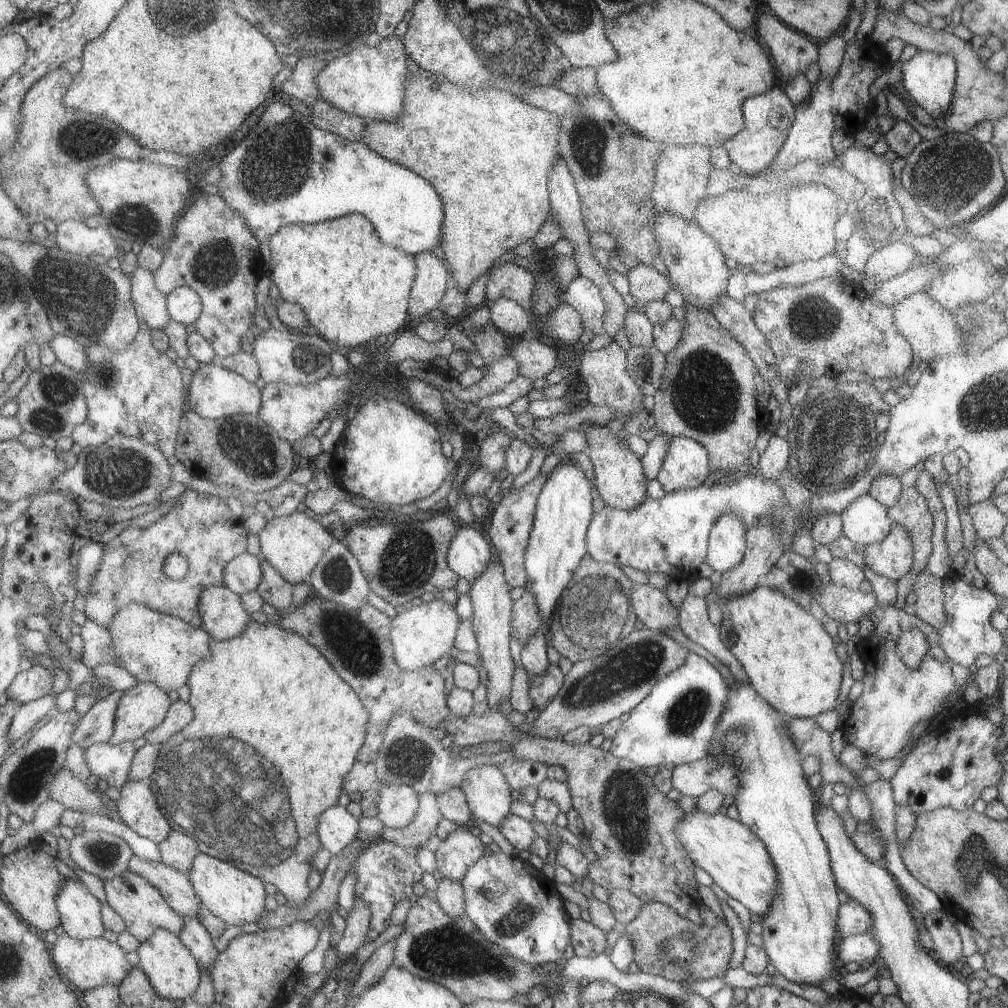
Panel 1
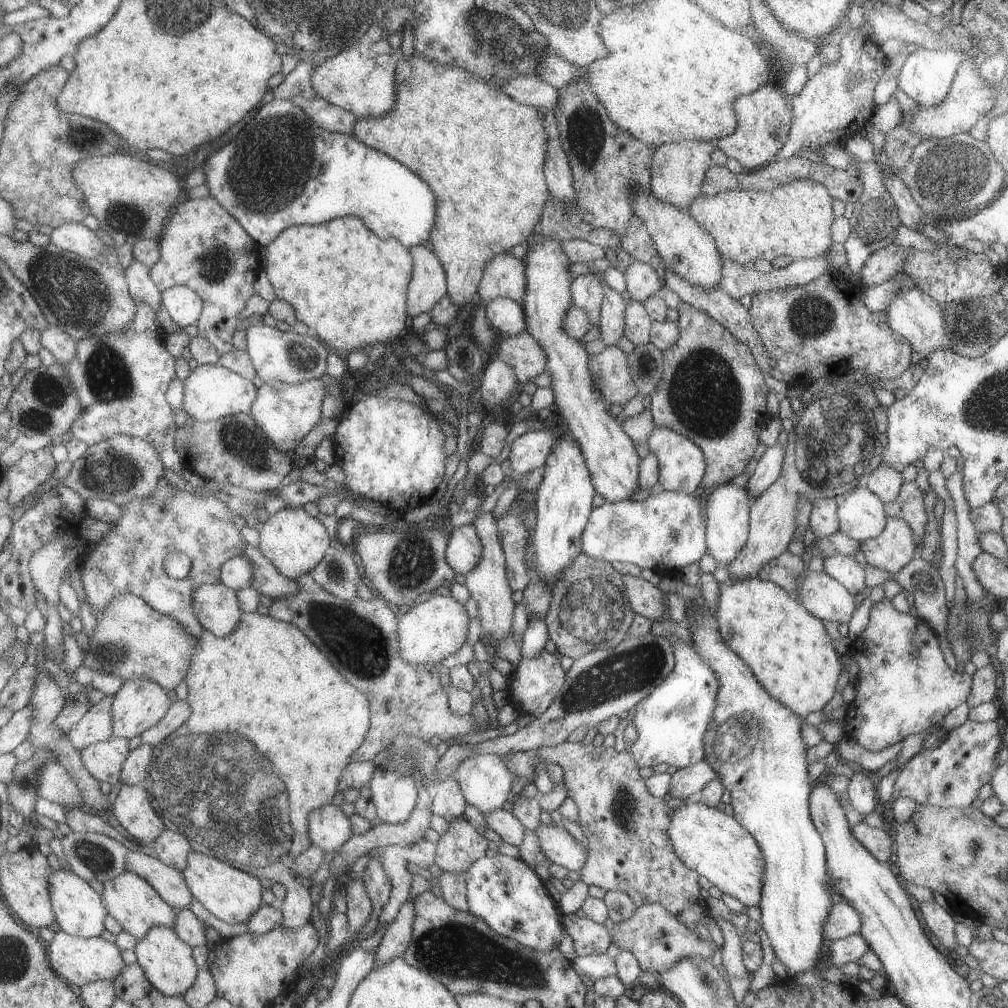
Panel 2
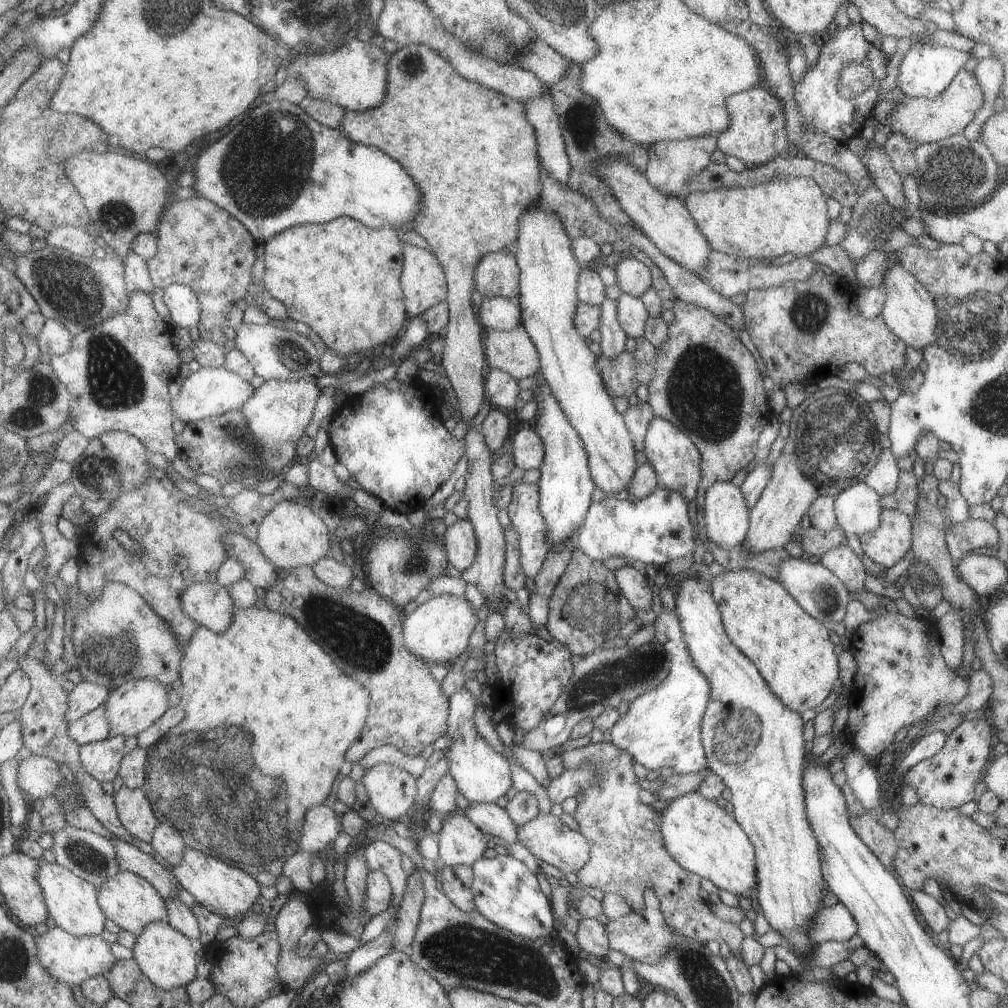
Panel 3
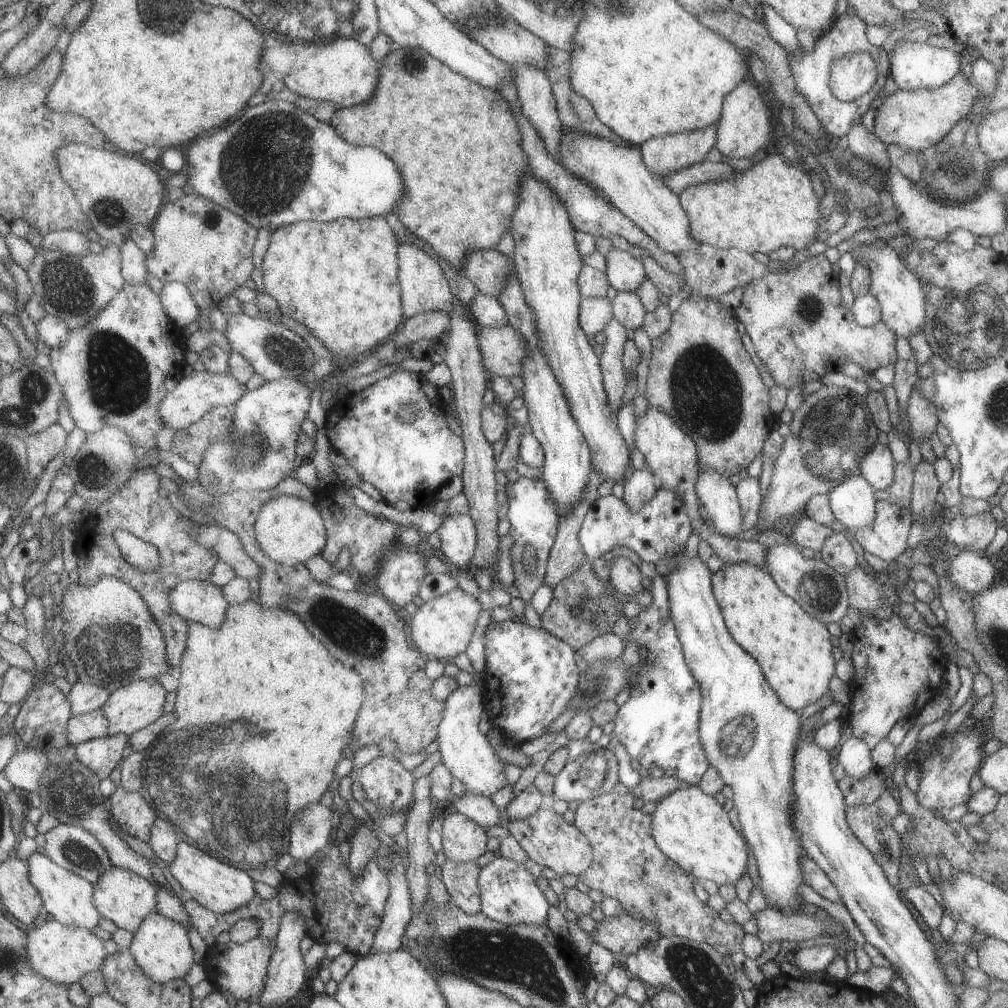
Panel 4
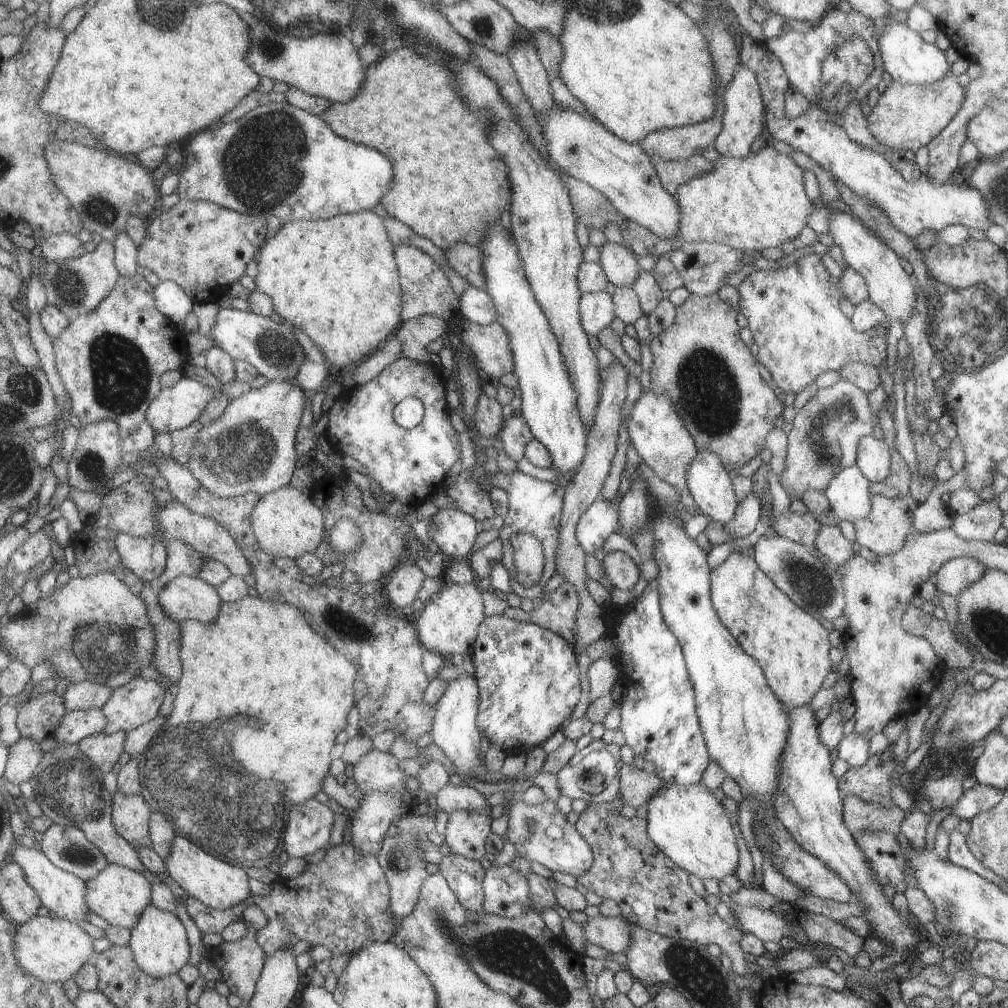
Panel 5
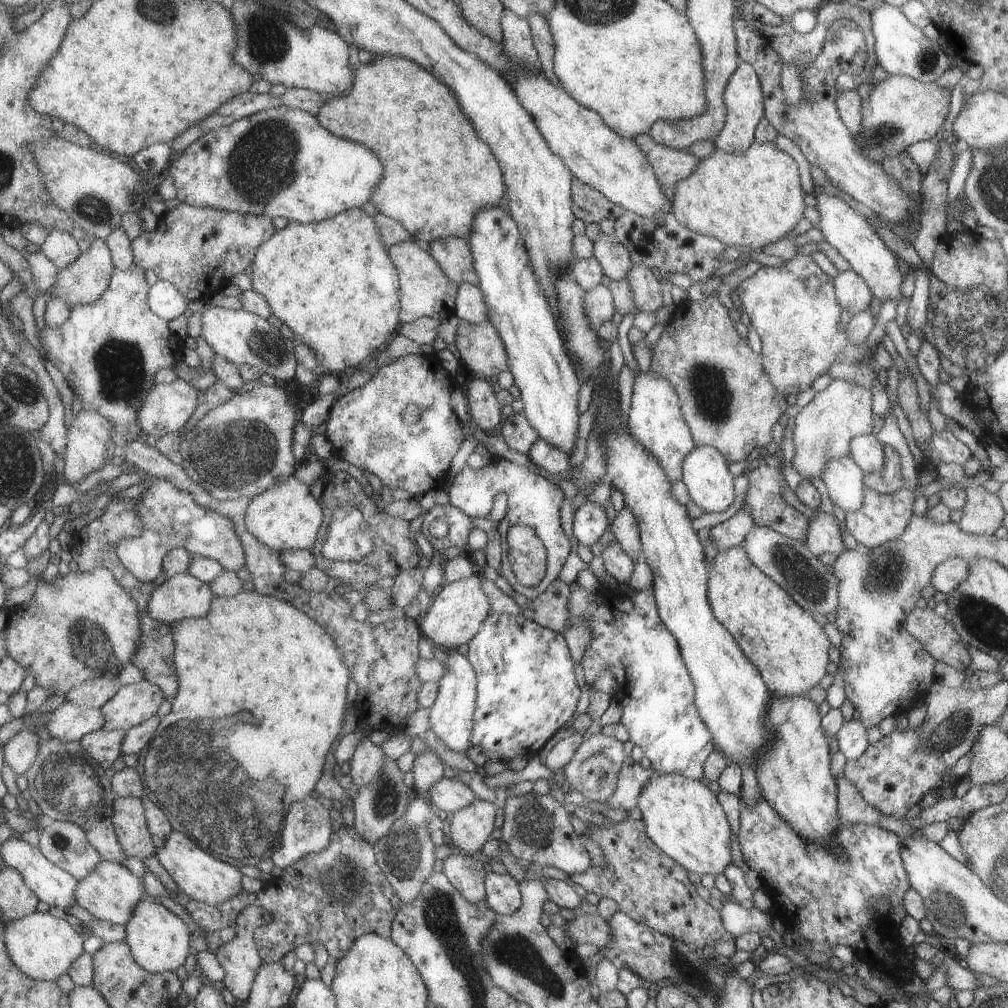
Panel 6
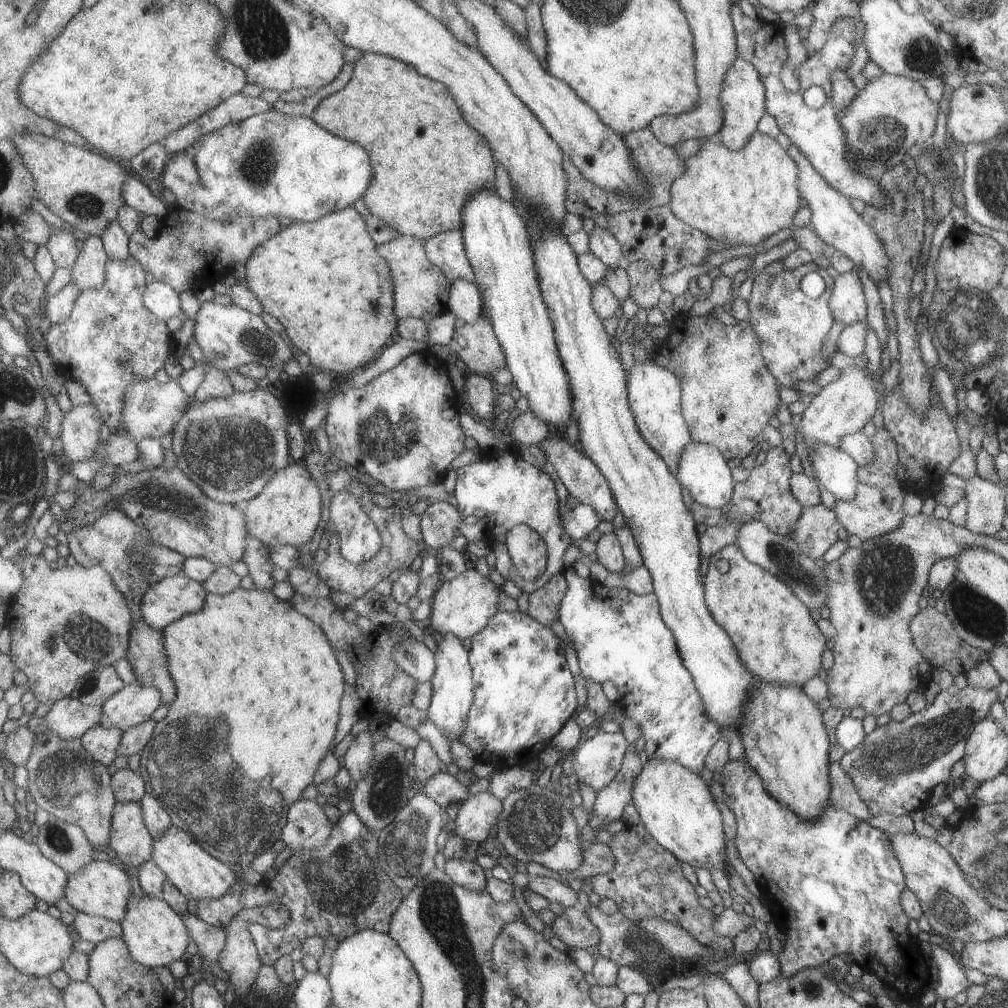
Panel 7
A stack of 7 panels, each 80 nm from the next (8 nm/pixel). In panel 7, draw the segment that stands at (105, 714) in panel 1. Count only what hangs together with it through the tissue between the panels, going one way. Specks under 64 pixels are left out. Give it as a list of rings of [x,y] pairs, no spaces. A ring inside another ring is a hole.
[[[75,696],[65,697],[51,706],[50,711],[45,716],[45,727],[64,739],[81,738],[88,730],[101,724],[103,711],[103,707],[83,704]]]

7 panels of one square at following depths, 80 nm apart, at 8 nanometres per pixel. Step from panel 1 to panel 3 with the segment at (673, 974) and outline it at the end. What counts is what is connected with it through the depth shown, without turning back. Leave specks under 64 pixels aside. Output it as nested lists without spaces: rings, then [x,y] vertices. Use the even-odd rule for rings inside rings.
[[[651,890],[647,891],[644,907],[639,912],[629,911],[627,914],[622,914],[619,918],[610,920],[604,929],[609,949],[617,950],[633,961],[641,961],[650,965],[657,962],[670,949],[671,945],[689,939],[678,933],[672,933],[667,928],[660,911],[660,904]]]

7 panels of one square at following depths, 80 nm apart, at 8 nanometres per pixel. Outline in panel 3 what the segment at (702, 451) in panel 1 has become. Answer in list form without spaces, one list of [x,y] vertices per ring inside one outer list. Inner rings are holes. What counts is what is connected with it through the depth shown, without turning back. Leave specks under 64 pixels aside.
[[[653,416],[643,440],[644,458],[651,464],[656,474],[657,488],[678,492],[685,502],[693,500],[700,475],[700,451],[692,440],[672,422]]]

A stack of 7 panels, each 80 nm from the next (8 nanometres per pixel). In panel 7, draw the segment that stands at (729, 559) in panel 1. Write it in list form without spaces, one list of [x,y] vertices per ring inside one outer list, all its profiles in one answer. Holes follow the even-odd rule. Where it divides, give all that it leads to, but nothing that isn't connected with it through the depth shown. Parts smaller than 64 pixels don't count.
[[[691,440],[681,452],[676,475],[681,486],[689,492],[695,503],[712,509],[723,507],[731,498],[735,488],[729,468],[723,460],[723,453],[711,443],[692,442]]]

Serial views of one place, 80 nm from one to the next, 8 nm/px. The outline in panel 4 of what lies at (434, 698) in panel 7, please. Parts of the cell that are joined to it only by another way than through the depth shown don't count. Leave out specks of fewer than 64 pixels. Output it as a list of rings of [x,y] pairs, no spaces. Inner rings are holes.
[[[474,684],[457,685],[443,700],[444,716],[439,722],[436,734],[437,749],[440,760],[451,773],[452,778],[459,779],[465,786],[465,792],[489,797],[507,784],[501,762],[485,736],[479,732],[479,714],[483,712],[481,704],[481,688]]]

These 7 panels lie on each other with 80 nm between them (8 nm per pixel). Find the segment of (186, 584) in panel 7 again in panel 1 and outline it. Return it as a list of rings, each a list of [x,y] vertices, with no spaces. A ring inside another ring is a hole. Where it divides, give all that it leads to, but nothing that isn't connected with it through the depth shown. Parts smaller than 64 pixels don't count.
[[[209,586],[201,594],[201,615],[204,630],[217,641],[233,640],[245,634],[251,624],[242,596],[227,586]]]

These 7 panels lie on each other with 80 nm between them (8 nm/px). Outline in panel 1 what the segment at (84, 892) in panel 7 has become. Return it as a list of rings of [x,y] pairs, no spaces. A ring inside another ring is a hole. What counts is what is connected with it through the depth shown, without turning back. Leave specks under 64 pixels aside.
[[[126,871],[112,880],[105,881],[104,886],[107,903],[122,917],[127,932],[136,937],[140,943],[152,939],[160,930],[169,930],[175,936],[183,934],[186,926],[185,918],[172,908],[164,894],[157,889],[157,886],[151,884],[141,874]]]

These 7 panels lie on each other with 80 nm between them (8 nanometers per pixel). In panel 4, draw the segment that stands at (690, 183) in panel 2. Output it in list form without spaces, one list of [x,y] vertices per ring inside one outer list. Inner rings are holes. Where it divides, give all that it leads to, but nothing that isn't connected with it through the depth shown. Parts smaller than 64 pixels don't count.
[[[713,123],[697,130],[651,137],[640,143],[638,147],[646,167],[662,178],[664,174],[675,172],[677,169],[695,164],[703,159],[705,153],[716,142],[716,132],[716,124]]]

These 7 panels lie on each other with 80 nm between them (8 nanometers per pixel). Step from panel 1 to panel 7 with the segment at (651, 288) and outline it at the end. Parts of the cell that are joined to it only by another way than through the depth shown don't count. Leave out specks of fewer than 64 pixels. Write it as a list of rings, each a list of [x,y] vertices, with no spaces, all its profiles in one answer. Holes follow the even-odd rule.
[[[594,225],[588,234],[588,251],[601,260],[606,268],[625,266],[619,243],[606,228]]]

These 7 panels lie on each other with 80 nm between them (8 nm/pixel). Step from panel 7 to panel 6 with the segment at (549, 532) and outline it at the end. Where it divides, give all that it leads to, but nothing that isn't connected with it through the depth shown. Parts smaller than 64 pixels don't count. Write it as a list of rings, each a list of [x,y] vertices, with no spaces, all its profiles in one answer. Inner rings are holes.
[[[492,457],[489,464],[482,468],[473,469],[465,465],[457,472],[451,481],[448,502],[464,512],[468,517],[479,518],[489,516],[489,512],[493,512],[493,504],[497,504],[497,496],[501,496],[501,492],[505,492],[507,495],[507,508],[505,516],[497,525],[500,536],[500,570],[498,574],[507,580],[514,592],[522,594],[530,601],[537,595],[543,594],[545,588],[551,582],[555,582],[569,552],[569,540],[559,525],[559,505],[564,493],[558,486],[555,486],[541,475],[529,471],[526,467],[511,463],[503,459],[503,457]],[[513,525],[525,525],[532,528],[546,548],[545,574],[535,586],[524,587],[520,585],[511,570],[507,558],[506,532]]]

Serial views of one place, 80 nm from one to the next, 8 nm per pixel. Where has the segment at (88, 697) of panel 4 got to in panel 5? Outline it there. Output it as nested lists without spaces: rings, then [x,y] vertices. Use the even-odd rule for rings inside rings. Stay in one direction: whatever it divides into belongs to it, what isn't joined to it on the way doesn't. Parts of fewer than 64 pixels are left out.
[[[89,678],[69,685],[63,697],[68,711],[101,709],[111,700],[113,693],[114,689],[110,686],[96,683]]]

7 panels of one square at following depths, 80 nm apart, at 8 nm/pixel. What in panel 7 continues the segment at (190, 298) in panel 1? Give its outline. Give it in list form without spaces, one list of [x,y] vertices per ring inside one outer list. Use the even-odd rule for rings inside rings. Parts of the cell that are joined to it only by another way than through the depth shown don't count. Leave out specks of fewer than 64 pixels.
[[[155,280],[144,292],[144,303],[161,320],[169,320],[181,312],[181,298],[170,284]]]

